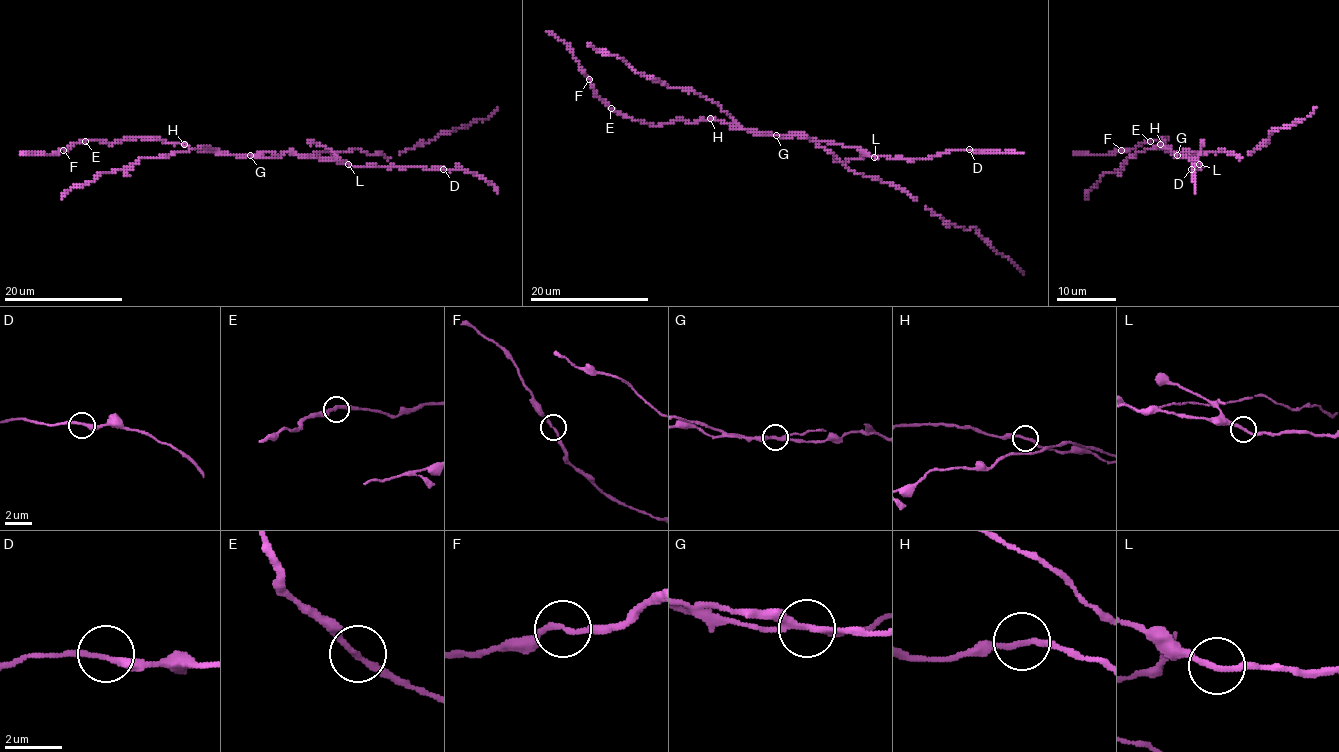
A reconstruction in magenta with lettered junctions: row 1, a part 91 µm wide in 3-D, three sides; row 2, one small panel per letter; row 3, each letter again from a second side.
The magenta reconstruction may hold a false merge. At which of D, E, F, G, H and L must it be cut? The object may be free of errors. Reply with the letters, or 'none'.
none

